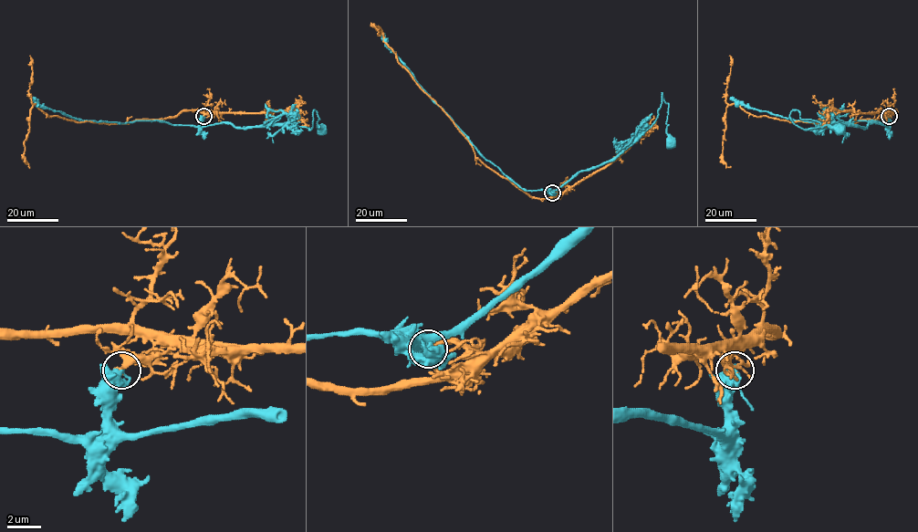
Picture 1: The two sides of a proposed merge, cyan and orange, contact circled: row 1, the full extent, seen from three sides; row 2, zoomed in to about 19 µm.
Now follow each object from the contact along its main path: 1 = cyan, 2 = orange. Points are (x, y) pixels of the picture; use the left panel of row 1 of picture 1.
1: (203, 116), (203, 125), (229, 123), (240, 128), (293, 123), (310, 130), (315, 109), (321, 130)
2: (203, 116), (210, 113), (76, 122), (49, 116), (35, 104), (24, 144), (28, 166)

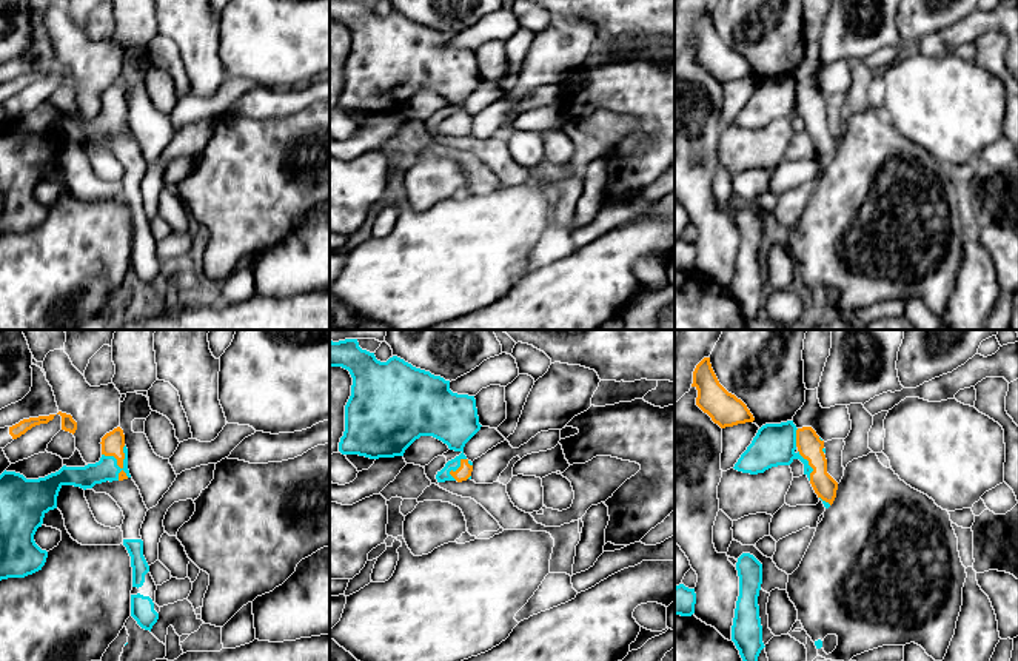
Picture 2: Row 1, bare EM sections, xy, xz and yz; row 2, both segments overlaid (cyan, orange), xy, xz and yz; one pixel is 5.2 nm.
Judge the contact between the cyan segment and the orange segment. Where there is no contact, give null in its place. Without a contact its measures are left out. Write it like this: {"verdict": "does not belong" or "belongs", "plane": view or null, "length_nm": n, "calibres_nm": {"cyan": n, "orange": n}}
{"verdict": "does not belong", "plane": "xy", "length_nm": 190, "calibres_nm": {"cyan": 120, "orange": 120}}

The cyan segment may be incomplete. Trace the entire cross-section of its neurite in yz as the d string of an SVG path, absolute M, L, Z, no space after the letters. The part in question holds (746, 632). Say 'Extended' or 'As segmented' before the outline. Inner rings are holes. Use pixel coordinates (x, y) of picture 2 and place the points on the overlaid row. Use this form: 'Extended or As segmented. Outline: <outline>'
As segmented. Outline: M750 553L738 558L739 596L732 626L732 641L742 661L758 661L762 643L758 596L762 584L762 564Z

